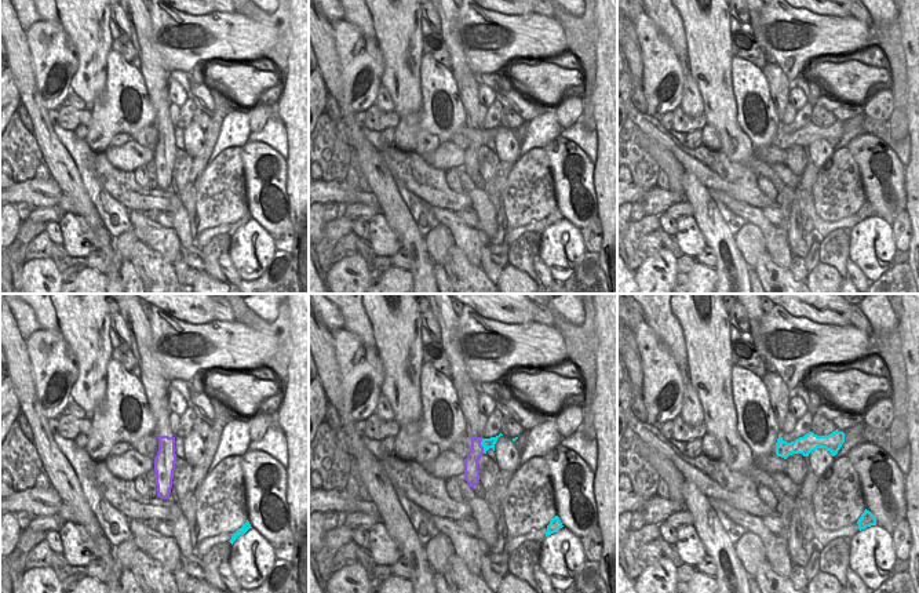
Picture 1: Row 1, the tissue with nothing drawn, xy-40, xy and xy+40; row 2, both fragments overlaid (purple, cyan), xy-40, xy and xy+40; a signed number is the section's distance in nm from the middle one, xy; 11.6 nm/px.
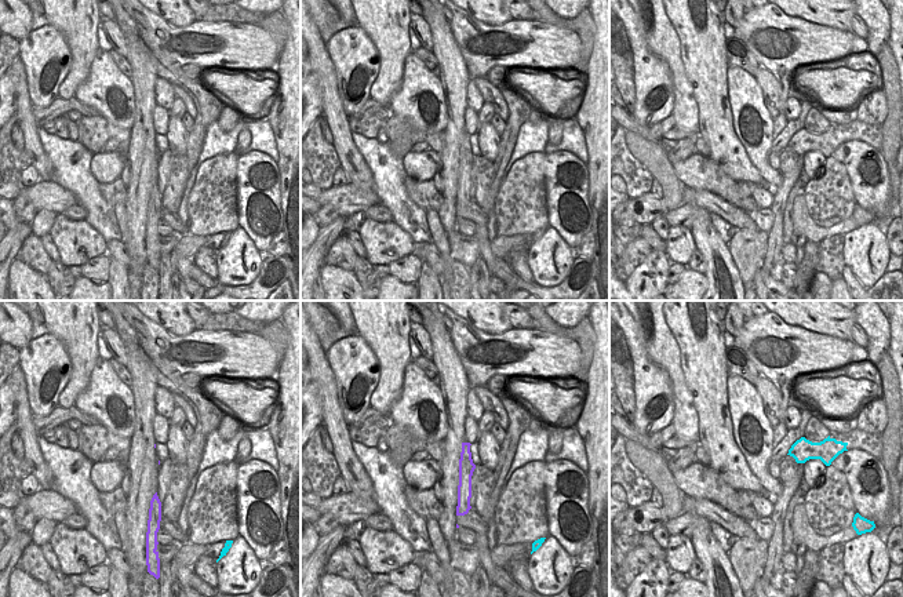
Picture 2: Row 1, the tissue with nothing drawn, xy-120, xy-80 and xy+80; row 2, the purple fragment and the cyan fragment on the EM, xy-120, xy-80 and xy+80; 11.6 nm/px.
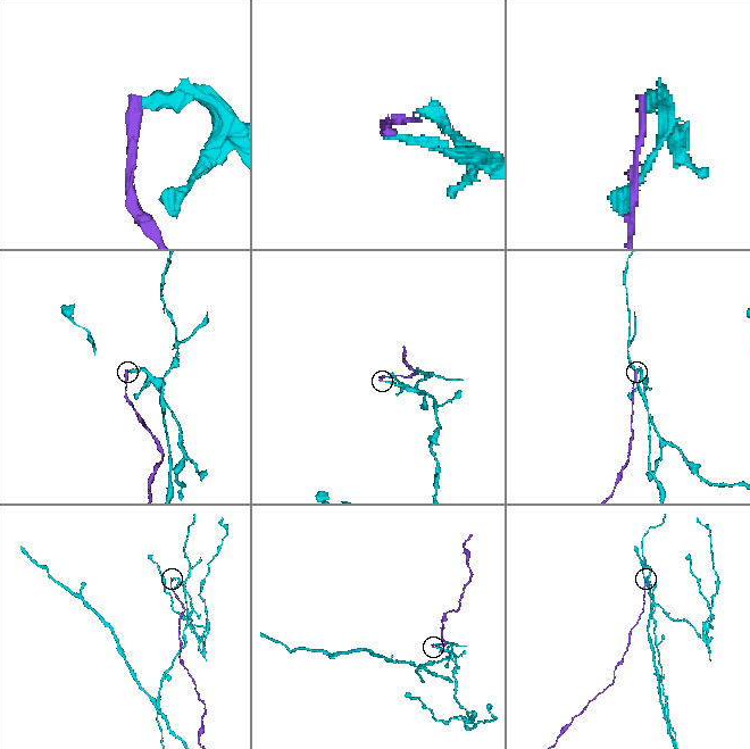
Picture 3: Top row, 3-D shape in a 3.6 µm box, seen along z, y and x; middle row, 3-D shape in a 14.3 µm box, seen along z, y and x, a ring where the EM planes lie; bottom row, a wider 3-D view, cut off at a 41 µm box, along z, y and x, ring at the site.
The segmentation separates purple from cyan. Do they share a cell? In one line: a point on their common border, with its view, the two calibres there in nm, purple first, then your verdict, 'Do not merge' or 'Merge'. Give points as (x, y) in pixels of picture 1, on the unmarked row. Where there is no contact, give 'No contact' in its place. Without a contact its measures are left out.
Touches purple at xy (481, 137). Thickness 160 nm (purple) against 130 nm. Do not merge.

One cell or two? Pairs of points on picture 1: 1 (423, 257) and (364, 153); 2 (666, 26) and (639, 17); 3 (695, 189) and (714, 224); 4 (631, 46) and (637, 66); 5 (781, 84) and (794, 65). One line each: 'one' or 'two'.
1: one
2: two
3: one
4: one
5: two

